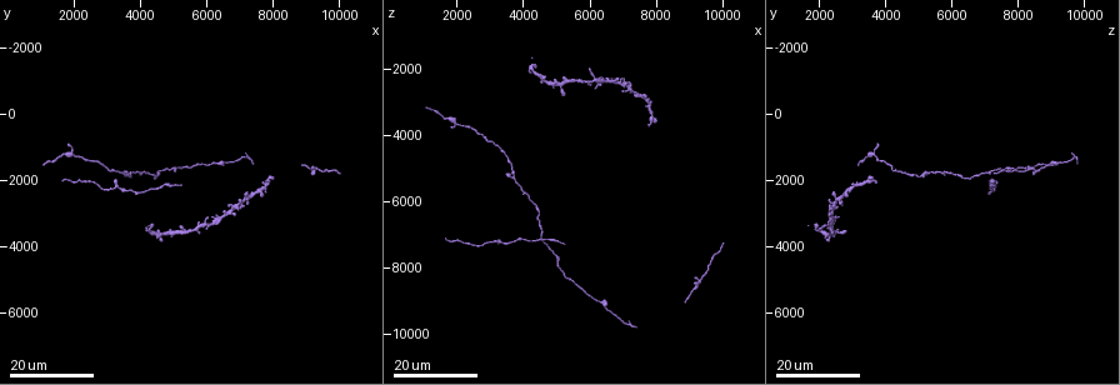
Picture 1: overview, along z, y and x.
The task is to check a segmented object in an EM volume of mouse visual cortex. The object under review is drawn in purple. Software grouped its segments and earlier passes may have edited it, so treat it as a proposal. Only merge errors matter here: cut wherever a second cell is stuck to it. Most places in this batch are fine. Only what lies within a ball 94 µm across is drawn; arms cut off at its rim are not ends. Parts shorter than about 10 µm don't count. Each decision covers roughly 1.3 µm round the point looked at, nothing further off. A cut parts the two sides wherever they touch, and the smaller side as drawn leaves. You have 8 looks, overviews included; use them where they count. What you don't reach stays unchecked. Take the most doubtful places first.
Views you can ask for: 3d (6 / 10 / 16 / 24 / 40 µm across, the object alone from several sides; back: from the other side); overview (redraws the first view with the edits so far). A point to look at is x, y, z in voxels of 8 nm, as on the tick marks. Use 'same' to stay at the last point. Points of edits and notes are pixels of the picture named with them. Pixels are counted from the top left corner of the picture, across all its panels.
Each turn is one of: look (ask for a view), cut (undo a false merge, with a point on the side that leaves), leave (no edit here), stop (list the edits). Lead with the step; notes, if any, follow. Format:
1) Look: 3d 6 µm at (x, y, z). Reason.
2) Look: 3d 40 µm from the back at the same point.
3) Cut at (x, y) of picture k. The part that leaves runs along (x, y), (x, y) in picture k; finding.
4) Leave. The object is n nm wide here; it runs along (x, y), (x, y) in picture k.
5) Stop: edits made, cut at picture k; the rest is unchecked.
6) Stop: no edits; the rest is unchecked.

Look: 3d 16 µm at (3300, 2100, 7200). Three arms meet.

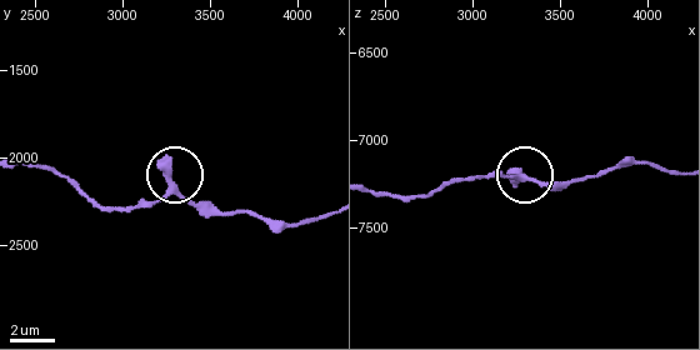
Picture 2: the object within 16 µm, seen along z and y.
Look: 3d 6 µm at (3300, 2200, 7220). Zoom in.

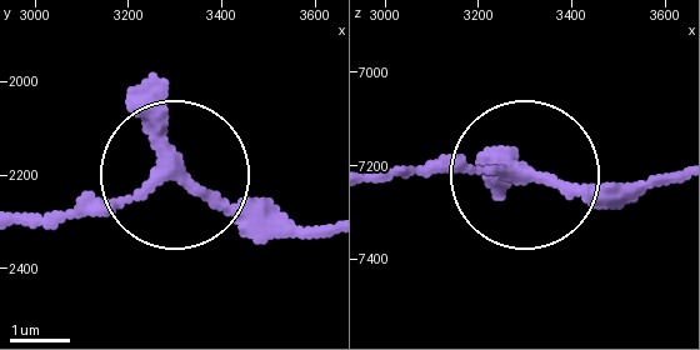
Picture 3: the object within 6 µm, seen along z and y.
Leave. 3 arms meet here; one cell here.

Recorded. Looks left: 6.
Look: 3d 16 µm at (3300, 1800, 4300).

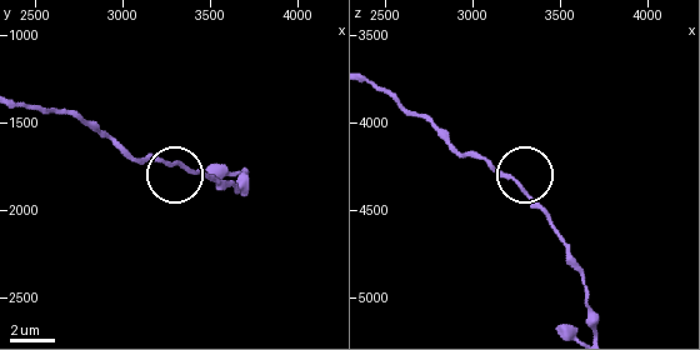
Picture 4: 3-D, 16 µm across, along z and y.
Look: 3d 6 µm at (3260, 1740, 4360).

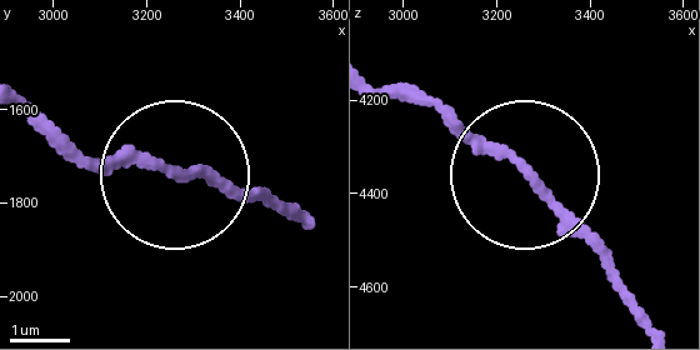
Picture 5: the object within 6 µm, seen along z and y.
Look: 3d 6 µm from the back at (3265, 1740, 4355).

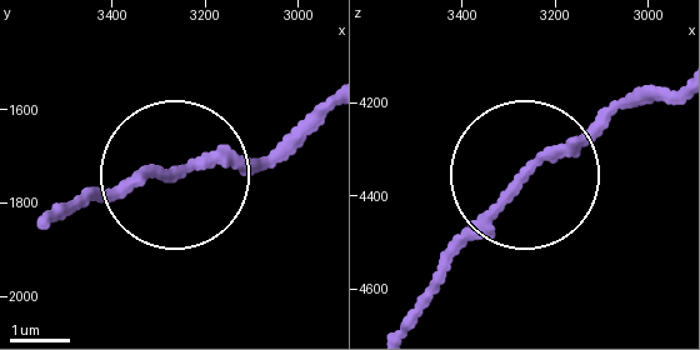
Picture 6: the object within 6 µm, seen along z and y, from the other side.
Leave. The object is 170 nm wide here; one cell here.

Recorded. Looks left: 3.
Look: 3d 16 µm at (3700, 1700, 5300).

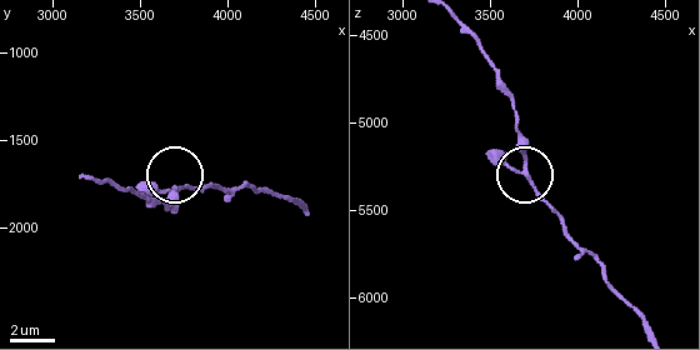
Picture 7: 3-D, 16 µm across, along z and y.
Look: 3d 10 µm at (3720, 1780, 5280).

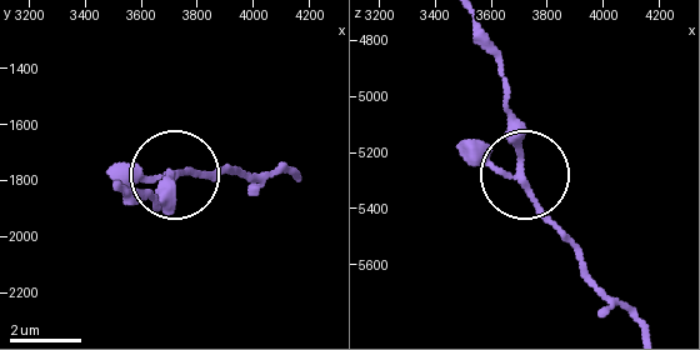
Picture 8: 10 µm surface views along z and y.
Leave. 3 arms meet here; continuous, no second cell.

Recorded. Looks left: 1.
Stop: no edits; the rest is unchecked.

